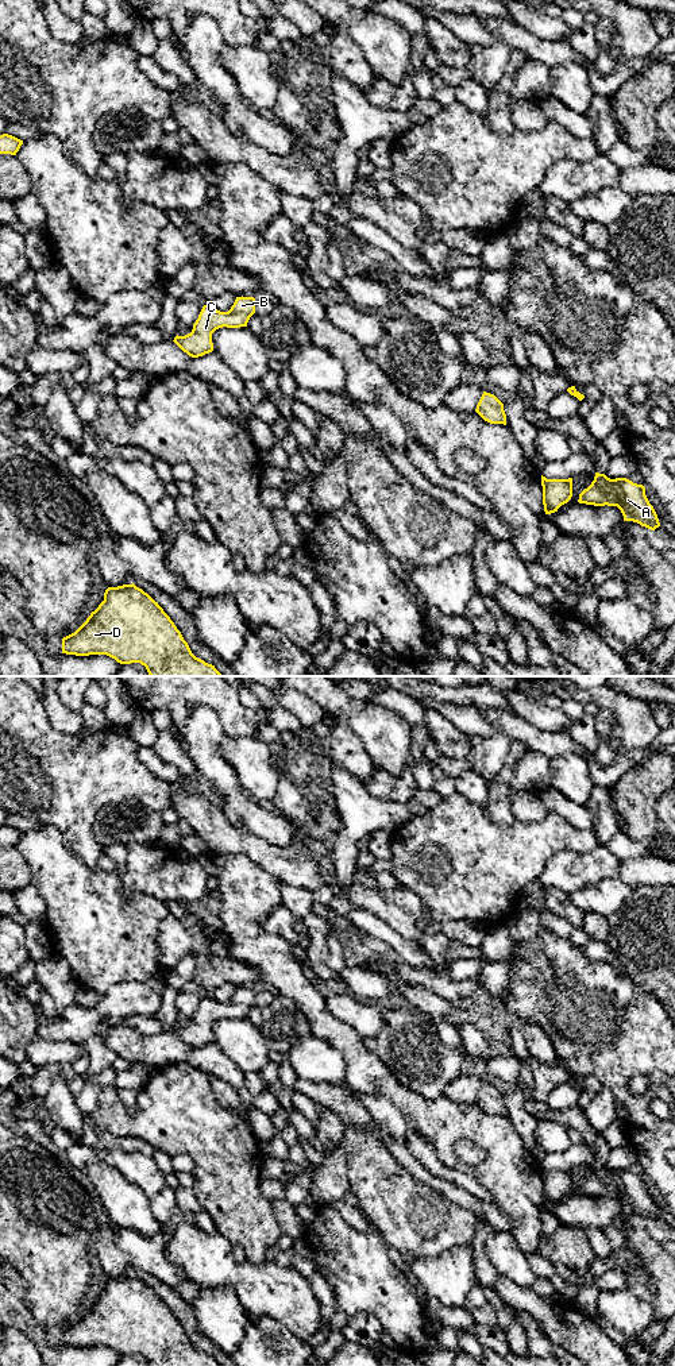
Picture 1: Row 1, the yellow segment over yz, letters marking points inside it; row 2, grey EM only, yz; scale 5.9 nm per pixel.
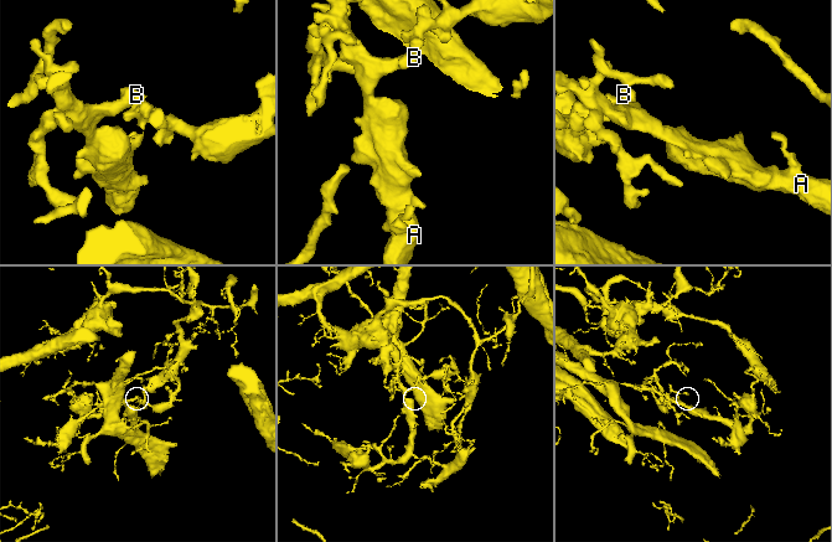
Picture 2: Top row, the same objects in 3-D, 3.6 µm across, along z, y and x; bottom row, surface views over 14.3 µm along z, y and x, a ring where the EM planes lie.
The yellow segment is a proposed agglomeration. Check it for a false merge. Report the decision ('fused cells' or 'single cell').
single cell

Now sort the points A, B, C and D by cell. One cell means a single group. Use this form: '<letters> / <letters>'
A B C D

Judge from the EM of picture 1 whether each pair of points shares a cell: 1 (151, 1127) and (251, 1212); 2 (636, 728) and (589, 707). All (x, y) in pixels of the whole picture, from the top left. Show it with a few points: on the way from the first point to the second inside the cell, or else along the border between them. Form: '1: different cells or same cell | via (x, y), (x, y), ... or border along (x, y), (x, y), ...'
1: same cell | via (178, 1130), (227, 1179), (227, 1185)
2: different cells | border along (583, 703), (593, 702), (600, 707)

